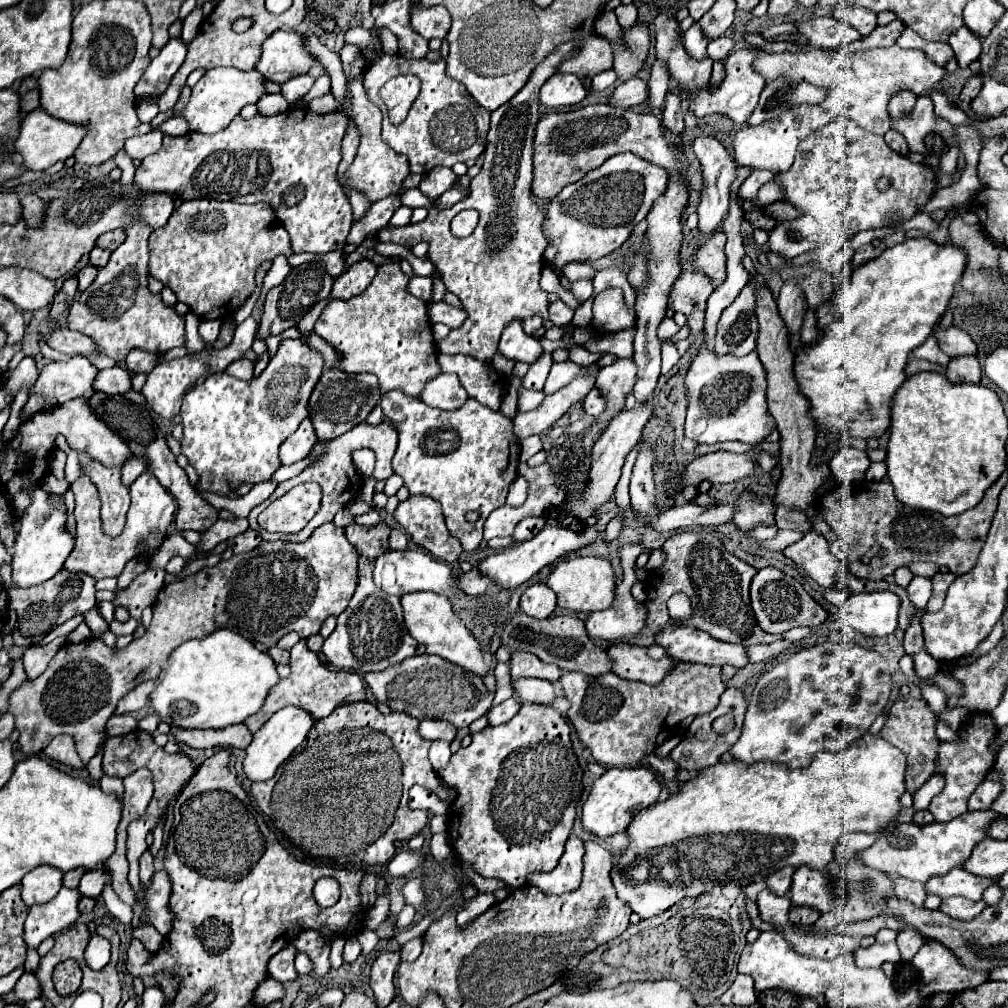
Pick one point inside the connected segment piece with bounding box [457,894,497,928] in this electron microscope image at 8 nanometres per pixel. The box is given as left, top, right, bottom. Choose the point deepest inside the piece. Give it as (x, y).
(476, 906)

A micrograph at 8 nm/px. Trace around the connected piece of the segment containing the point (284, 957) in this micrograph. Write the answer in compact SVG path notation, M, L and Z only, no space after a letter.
M287 944L285 948L281 948L269 962L267 962L267 976L269 978L275 978L279 982L285 982L285 980L293 980L297 978L297 972L293 968L293 958L295 958L297 950L295 946Z

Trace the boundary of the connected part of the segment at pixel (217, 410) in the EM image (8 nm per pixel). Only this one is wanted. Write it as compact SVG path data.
M283 340L277 354L269 362L269 366L255 376L253 382L243 382L237 378L231 378L225 372L213 374L203 384L197 384L187 392L181 406L181 418L183 418L183 440L181 440L181 452L187 456L189 464L199 474L199 488L209 490L215 494L229 494L239 486L239 482L261 482L269 480L269 476L281 466L277 458L279 444L295 432L295 428L307 418L307 400L311 394L311 388L315 388L319 376L323 370L321 356L307 348L301 340Z

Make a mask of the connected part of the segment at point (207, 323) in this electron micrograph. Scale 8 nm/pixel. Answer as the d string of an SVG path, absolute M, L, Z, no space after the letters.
M203 320L199 324L199 334L203 336L203 340L207 344L213 344L215 338L217 338L217 334L219 334L219 320Z

